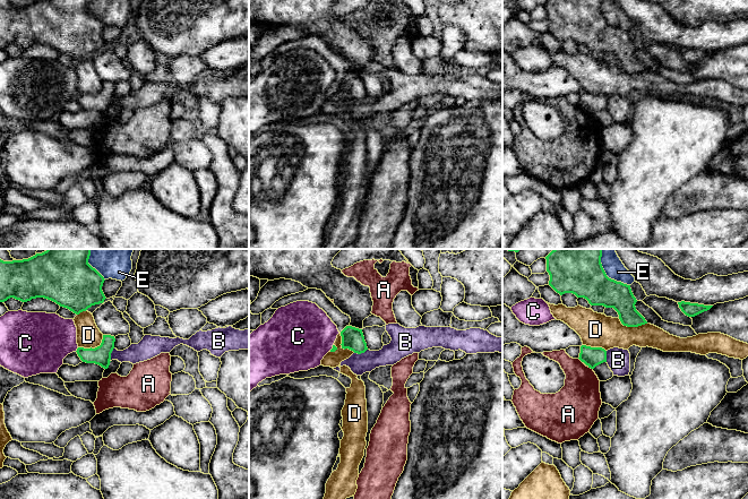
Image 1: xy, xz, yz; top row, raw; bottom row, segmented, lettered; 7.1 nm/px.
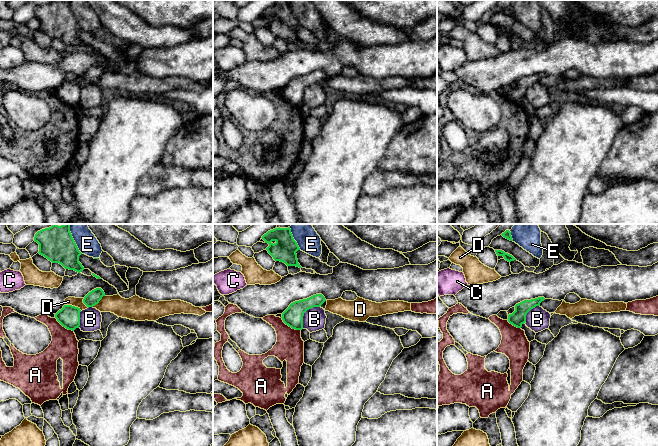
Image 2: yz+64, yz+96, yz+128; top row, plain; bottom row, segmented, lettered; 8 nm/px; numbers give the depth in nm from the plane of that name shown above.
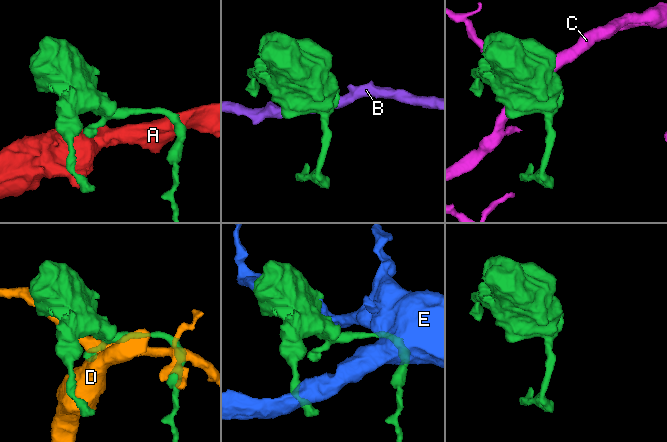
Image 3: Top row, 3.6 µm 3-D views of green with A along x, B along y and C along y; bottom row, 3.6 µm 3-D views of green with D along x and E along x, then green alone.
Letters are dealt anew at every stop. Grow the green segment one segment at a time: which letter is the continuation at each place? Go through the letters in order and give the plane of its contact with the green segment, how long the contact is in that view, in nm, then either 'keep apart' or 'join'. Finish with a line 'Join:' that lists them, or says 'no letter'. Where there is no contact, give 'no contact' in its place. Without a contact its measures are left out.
A: yz | 40 nm | keep apart
B: xy | 110 nm | keep apart
C: xy | 40 nm | keep apart
D: xy | 200 nm | keep apart
E: yz | 300 nm | keep apart
Join: no letter

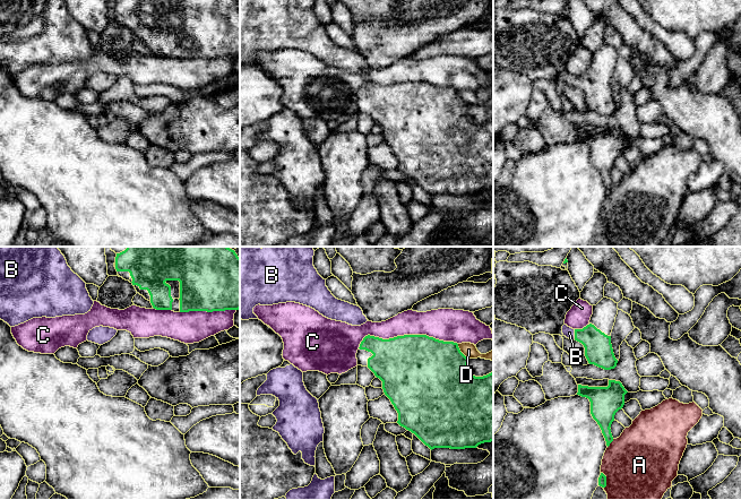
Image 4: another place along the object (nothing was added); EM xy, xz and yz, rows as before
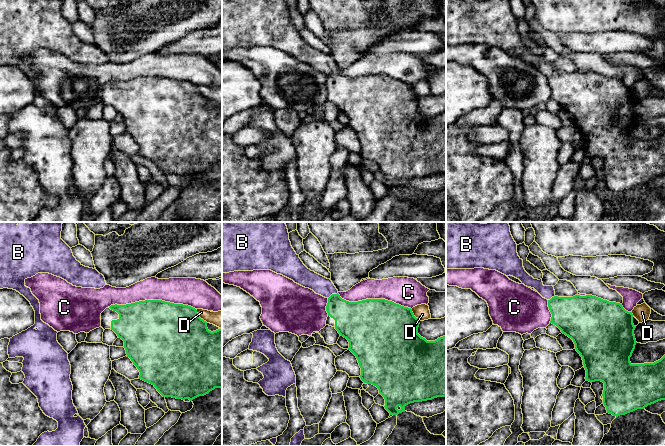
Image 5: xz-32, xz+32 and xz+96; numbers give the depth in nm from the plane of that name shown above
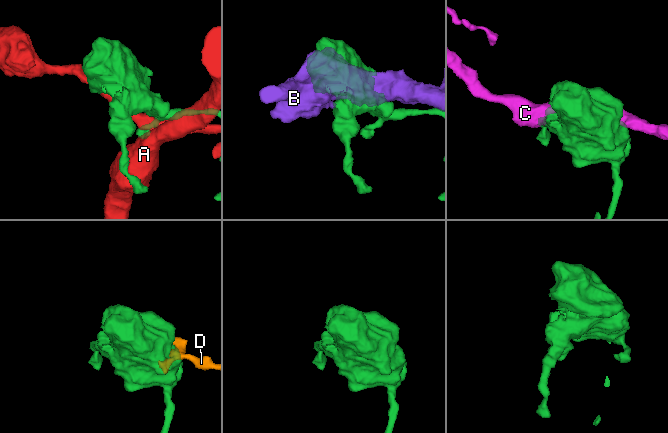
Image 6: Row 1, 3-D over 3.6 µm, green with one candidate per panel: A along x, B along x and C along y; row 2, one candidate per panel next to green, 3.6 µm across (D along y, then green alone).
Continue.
A: yz | 120 nm | keep apart
B: yz | 80 nm | join
C: xz | 700 nm | keep apart
D: xz | 140 nm | keep apart
Join: B

